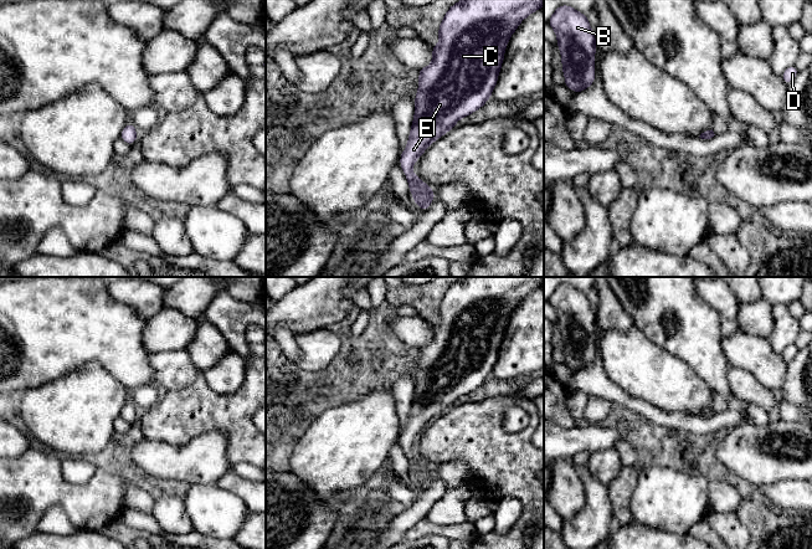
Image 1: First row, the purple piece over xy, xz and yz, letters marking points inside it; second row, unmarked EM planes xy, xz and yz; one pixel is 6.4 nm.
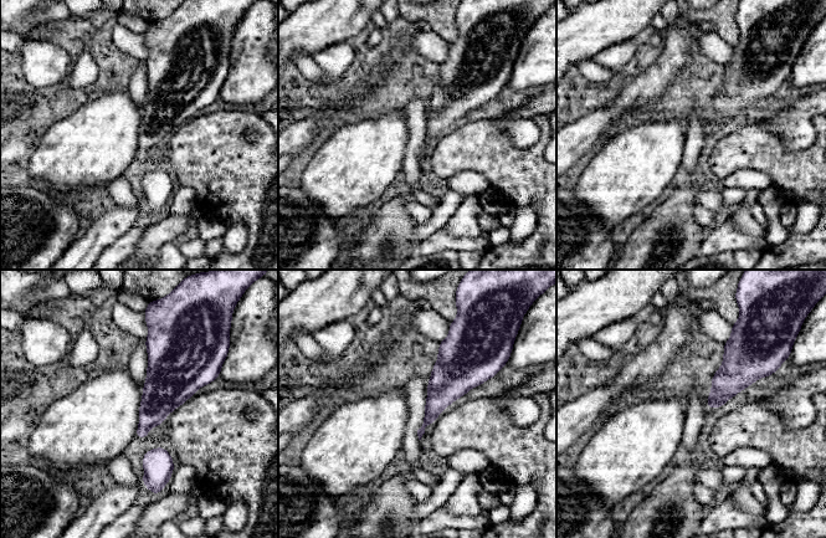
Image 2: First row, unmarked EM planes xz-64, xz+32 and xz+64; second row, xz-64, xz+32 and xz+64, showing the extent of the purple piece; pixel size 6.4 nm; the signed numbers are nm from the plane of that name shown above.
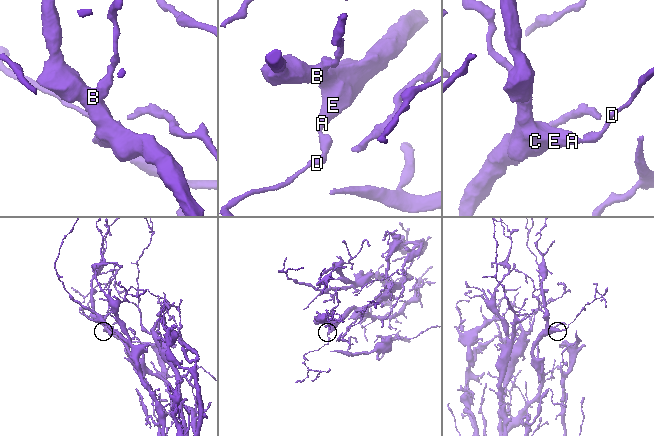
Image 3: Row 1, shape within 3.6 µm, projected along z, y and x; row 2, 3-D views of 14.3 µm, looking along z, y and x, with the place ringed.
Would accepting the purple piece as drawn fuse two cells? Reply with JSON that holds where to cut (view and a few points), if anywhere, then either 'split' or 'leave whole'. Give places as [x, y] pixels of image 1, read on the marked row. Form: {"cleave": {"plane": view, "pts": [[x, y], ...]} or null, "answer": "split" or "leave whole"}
{"cleave": null, "answer": "leave whole"}

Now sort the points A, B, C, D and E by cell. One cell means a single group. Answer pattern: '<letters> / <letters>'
A B C D E

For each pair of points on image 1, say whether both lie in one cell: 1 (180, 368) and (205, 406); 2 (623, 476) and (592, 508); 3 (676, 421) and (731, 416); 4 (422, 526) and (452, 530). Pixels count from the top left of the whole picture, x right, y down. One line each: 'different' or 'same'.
1: different
2: different
3: same
4: same

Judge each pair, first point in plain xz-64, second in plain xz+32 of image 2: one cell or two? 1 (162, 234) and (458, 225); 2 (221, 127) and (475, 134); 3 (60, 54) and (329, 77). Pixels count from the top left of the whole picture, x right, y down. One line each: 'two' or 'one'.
1: one
2: one
3: one

